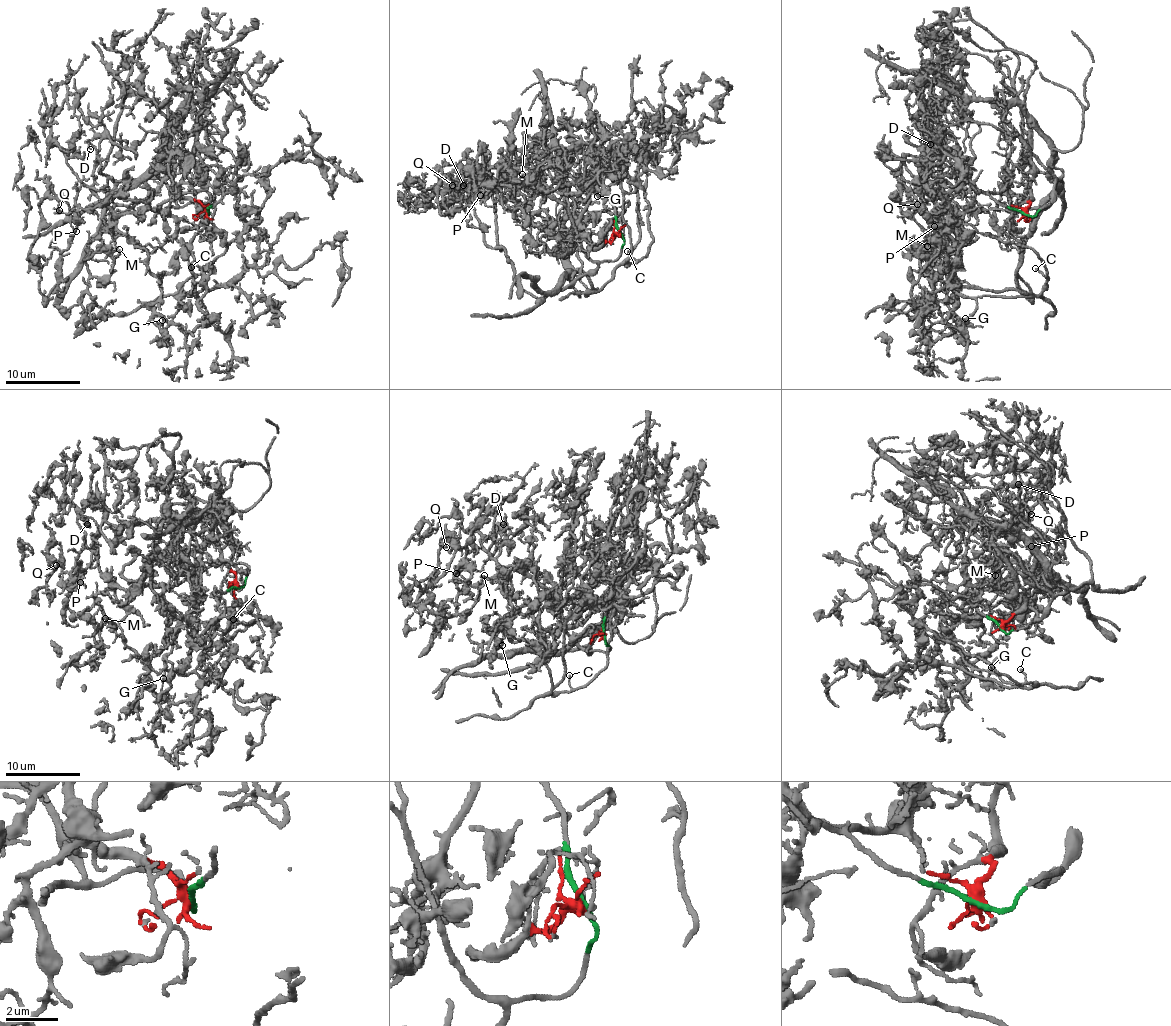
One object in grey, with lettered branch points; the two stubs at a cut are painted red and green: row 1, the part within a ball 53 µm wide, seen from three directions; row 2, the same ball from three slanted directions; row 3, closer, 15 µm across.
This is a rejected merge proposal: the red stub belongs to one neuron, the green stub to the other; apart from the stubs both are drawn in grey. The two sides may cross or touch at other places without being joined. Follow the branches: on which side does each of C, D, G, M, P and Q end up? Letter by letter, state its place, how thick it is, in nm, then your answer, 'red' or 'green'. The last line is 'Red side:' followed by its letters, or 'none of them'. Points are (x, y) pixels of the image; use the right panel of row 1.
C: place (1035, 268); calibre 110 nm; green
D: place (930, 144); calibre 70 nm; green
G: place (965, 318); calibre 130 nm; green
M: place (927, 246); calibre 70 nm; green
P: place (934, 226); calibre 120 nm; green
Q: place (917, 204); calibre 150 nm; green
Red side: none of them

